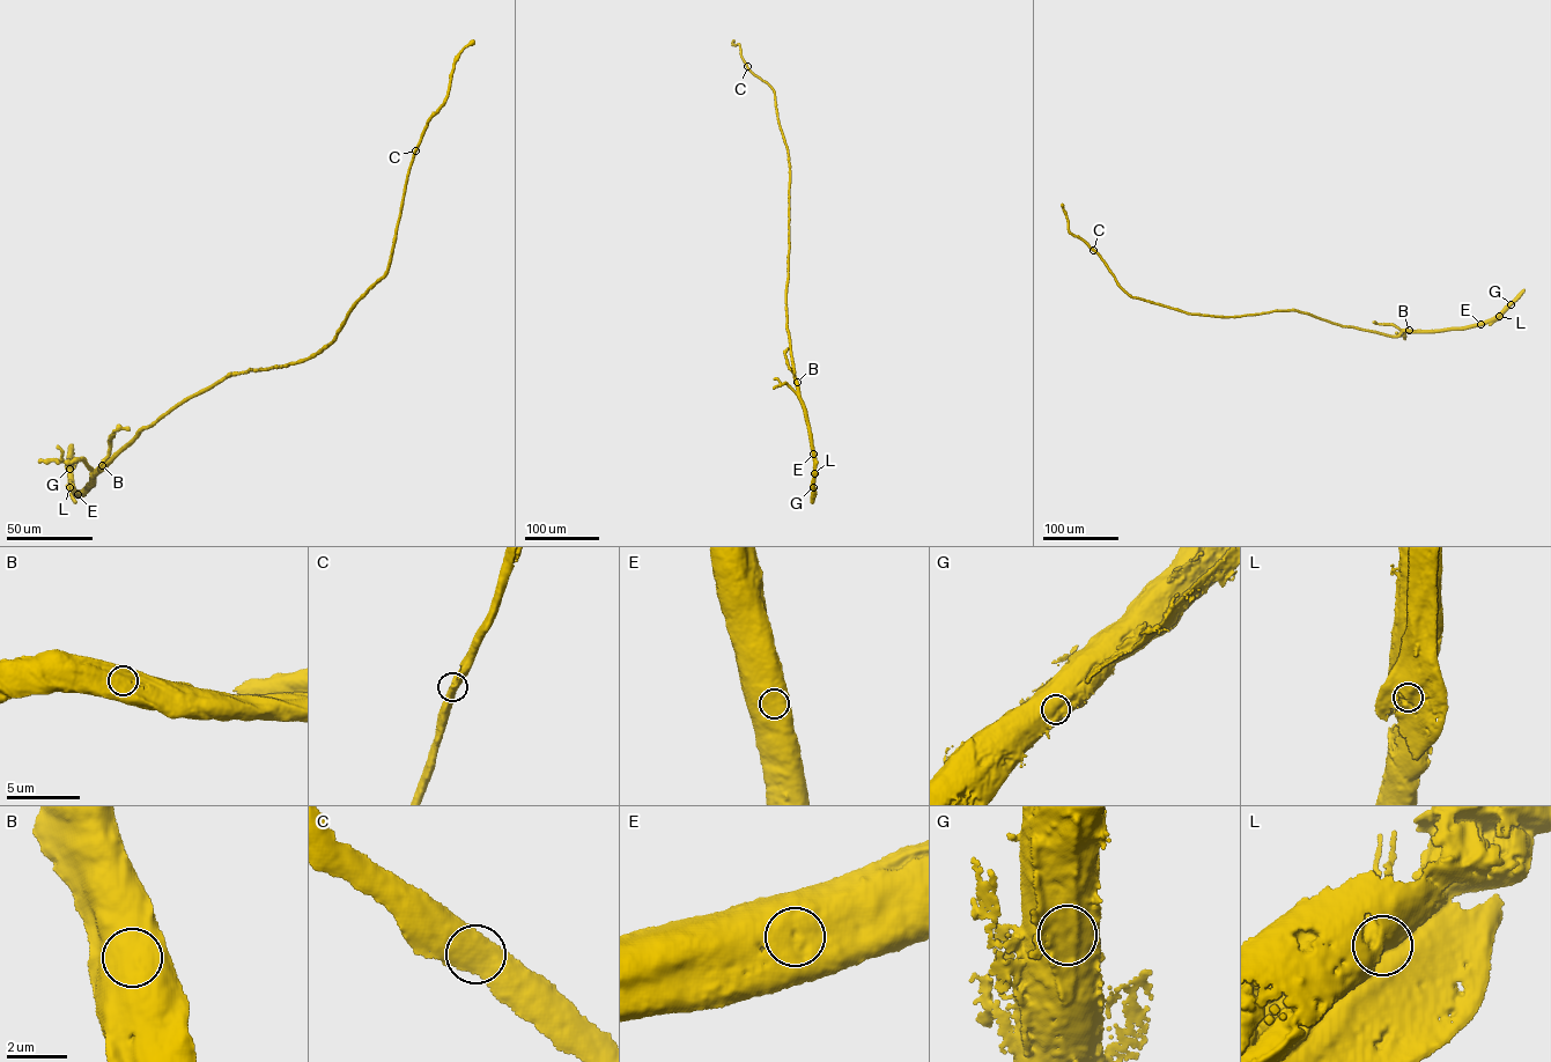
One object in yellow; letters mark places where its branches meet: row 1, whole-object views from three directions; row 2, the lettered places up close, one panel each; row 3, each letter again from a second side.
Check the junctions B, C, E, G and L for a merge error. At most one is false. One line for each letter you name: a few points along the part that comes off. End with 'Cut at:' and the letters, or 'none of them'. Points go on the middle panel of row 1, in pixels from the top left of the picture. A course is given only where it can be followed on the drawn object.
Cut at: L

